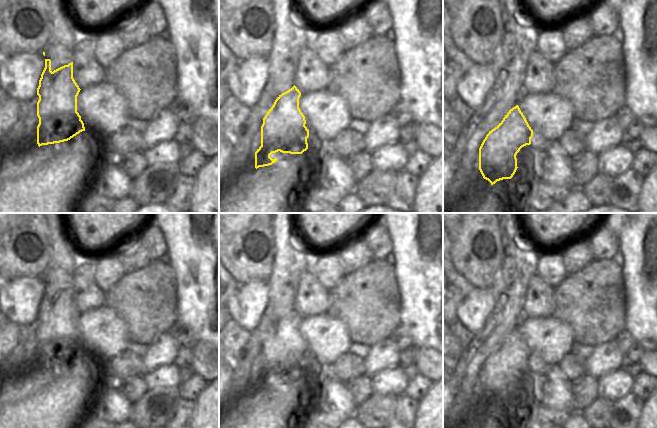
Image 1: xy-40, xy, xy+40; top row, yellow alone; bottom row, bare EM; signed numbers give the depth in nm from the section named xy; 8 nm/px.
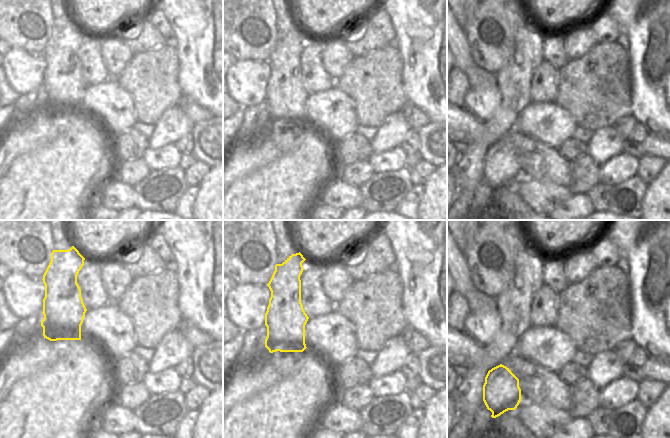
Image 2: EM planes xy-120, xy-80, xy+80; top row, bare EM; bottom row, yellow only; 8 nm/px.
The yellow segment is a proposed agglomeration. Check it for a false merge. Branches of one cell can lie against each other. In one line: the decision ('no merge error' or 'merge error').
no merge error

